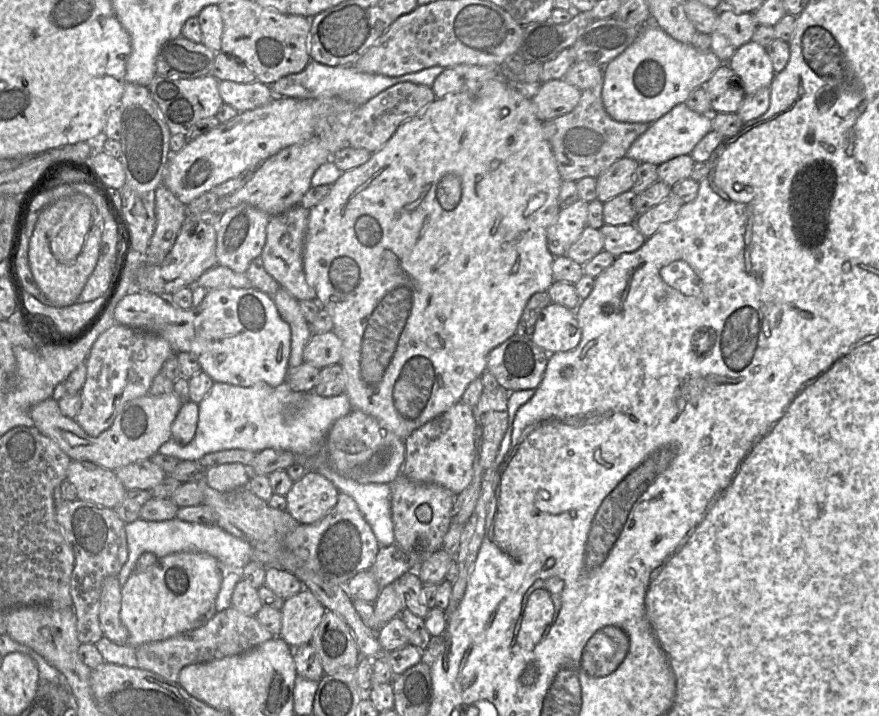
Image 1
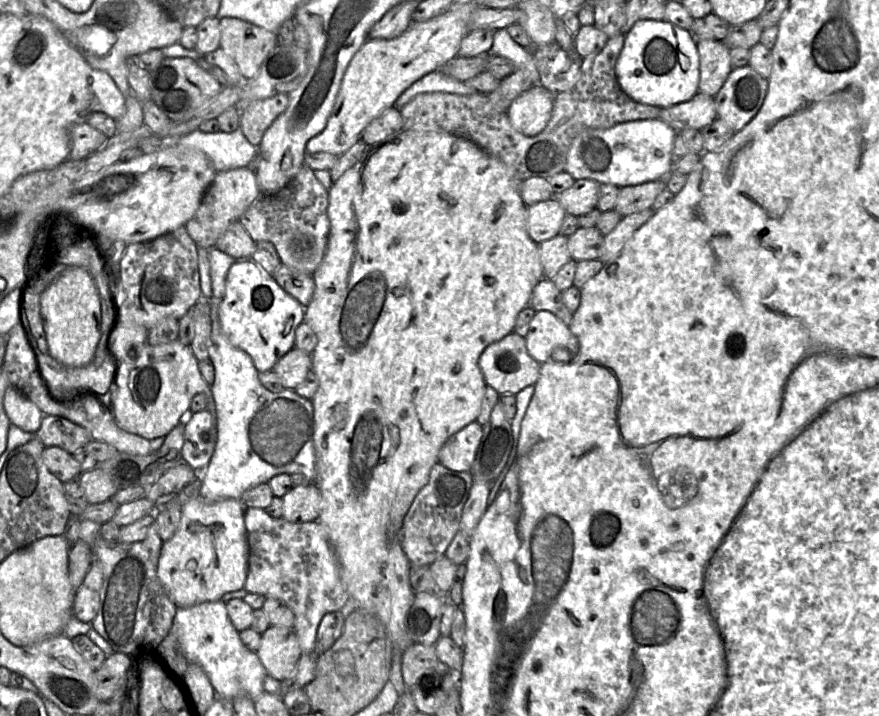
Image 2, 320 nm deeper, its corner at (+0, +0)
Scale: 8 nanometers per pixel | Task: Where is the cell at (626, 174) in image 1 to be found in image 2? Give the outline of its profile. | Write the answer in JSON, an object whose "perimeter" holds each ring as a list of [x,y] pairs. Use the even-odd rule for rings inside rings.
{"perimeter":[[[593,179],[575,180],[575,183],[554,197],[560,202],[566,213],[579,217],[596,208],[600,183]]]}

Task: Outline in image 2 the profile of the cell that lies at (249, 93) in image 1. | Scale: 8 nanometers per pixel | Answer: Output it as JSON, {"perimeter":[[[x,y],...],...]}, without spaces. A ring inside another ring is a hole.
{"perimeter":[[[277,94],[253,101],[240,112],[239,128],[253,146],[260,145],[266,130],[283,113],[288,104],[288,94]]]}

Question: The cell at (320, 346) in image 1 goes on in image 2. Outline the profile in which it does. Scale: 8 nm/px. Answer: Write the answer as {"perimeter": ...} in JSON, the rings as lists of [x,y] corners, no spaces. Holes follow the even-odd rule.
{"perimeter":[[[294,347],[272,369],[281,379],[284,389],[297,388],[312,371],[311,354]]]}

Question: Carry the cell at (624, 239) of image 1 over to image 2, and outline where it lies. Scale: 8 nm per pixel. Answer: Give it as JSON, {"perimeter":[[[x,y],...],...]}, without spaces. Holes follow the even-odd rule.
{"perimeter":[[[579,227],[574,234],[568,237],[571,259],[576,262],[599,259],[603,242],[604,236],[596,227]]]}

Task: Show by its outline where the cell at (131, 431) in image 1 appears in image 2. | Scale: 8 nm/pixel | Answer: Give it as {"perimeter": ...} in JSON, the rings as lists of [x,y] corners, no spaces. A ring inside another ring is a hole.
{"perimeter":[[[178,339],[156,346],[146,343],[138,358],[117,363],[117,374],[111,394],[111,411],[118,426],[147,440],[165,437],[190,413],[192,398],[198,393],[207,396],[208,410],[217,429],[216,404],[198,368],[191,346]]]}

